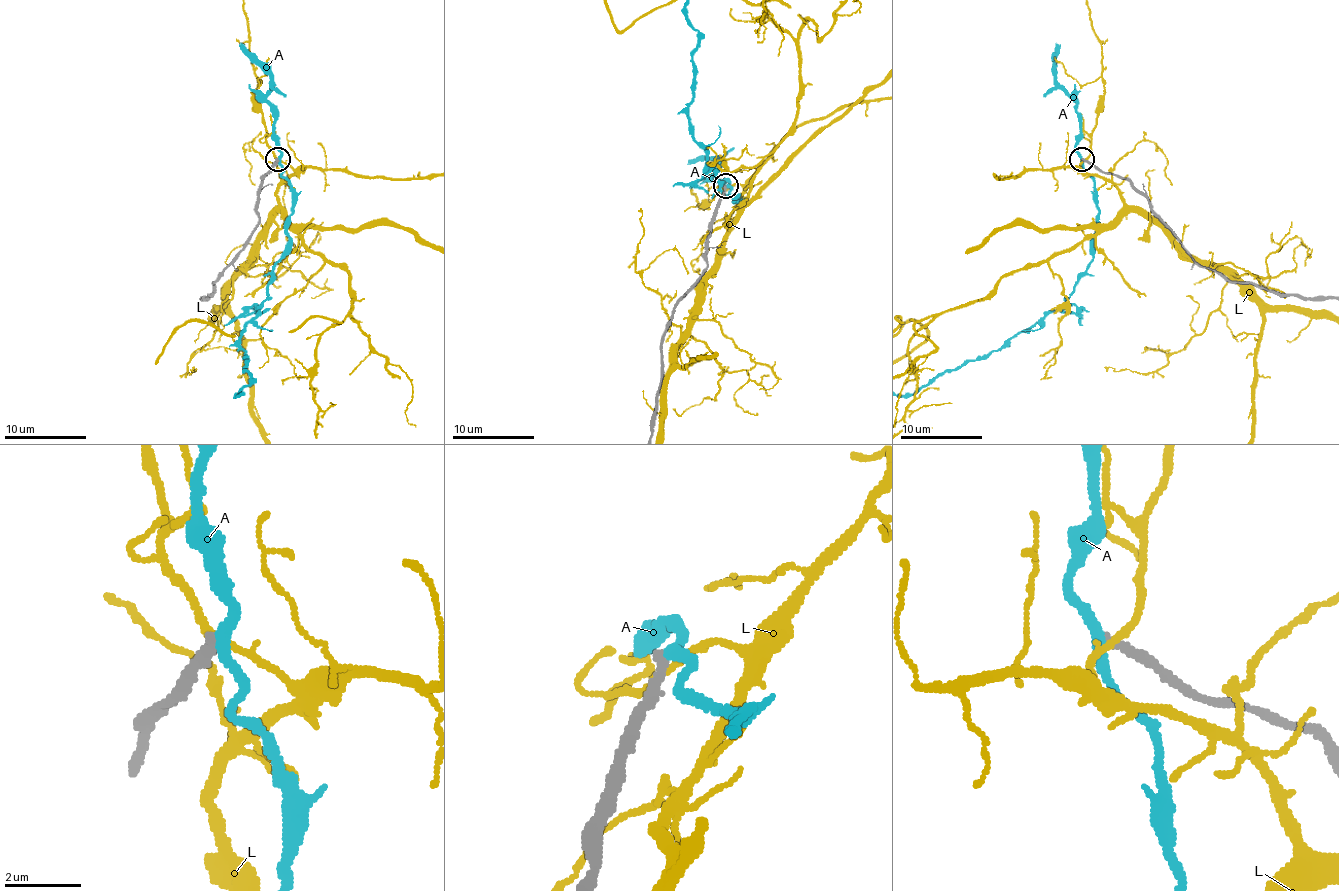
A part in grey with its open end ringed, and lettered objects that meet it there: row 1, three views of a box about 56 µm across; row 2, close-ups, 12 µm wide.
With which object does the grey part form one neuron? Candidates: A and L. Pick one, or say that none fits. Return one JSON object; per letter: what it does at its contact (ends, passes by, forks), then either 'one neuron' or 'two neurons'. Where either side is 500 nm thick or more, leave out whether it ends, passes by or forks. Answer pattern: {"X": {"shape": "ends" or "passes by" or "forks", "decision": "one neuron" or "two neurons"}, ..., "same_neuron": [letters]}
{"A": {"shape": "passes by", "decision": "two neurons"}, "L": {"shape": "passes by", "decision": "two neurons"}, "same_neuron": []}

